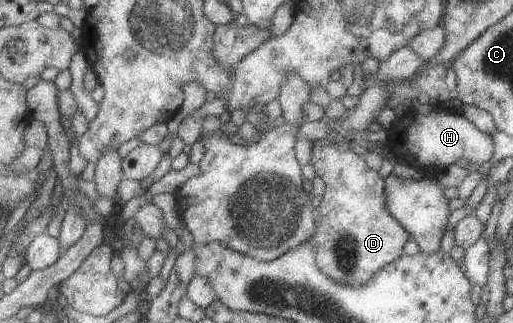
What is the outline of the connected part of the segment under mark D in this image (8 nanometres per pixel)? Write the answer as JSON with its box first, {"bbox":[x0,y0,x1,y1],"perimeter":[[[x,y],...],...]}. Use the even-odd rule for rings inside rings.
{"bbox":[309,141,409,285],"perimeter":[[[348,141],[335,143],[311,142],[310,164],[315,174],[323,180],[325,193],[320,197],[321,202],[317,208],[320,220],[317,222],[317,229],[313,229],[313,236],[309,237],[309,243],[316,250],[317,271],[329,277],[337,285],[365,285],[369,279],[381,270],[385,265],[395,261],[402,255],[402,247],[409,240],[405,229],[393,219],[385,209],[384,181],[377,171],[369,169],[351,149]]]}

